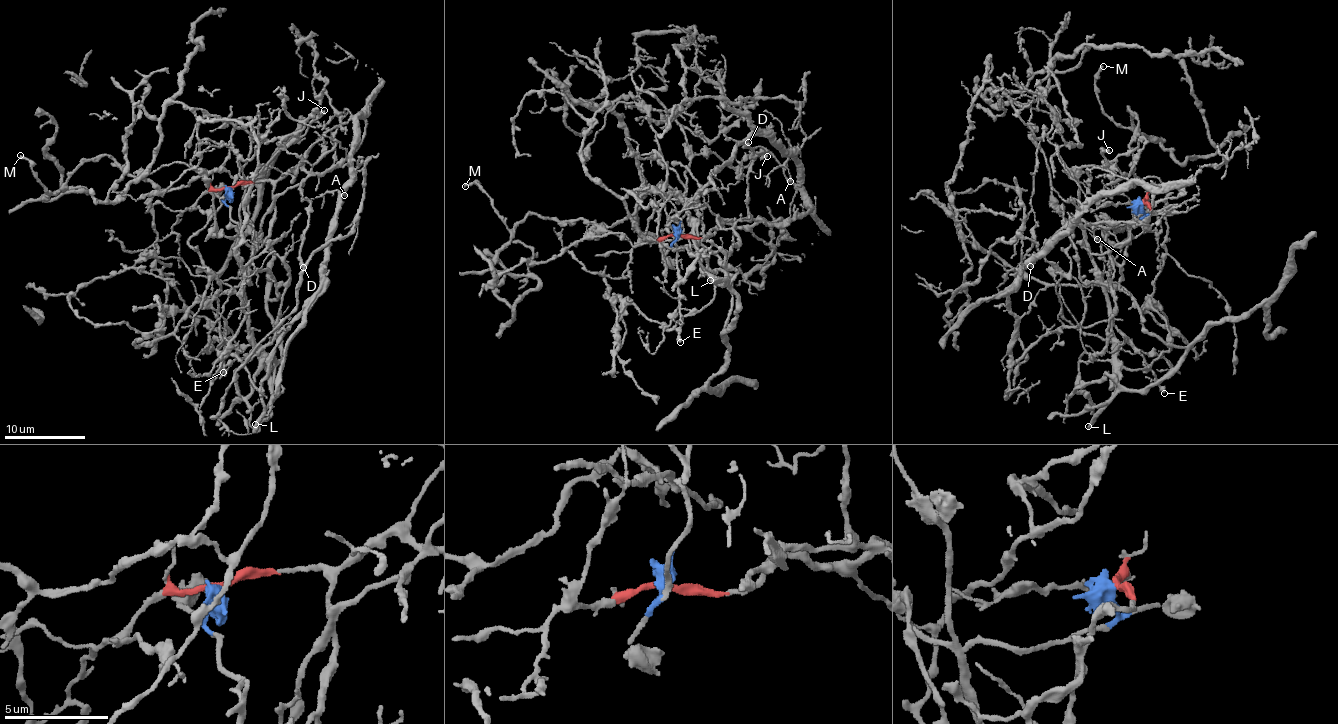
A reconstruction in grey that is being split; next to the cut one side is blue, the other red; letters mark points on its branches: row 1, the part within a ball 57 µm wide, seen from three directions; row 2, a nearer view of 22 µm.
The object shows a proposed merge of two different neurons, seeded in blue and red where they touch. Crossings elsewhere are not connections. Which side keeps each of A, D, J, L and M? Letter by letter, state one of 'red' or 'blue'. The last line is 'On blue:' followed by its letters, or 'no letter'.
A: red
D: red
J: blue
L: blue
M: red
On blue: J, L

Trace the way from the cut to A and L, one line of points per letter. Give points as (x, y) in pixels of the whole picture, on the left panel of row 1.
A: (231, 187), (270, 182), (274, 194), (299, 185), (302, 200), (339, 189), (345, 195)
L: (231, 188), (225, 200), (239, 223), (249, 340), (267, 370), (271, 397), (256, 424)

